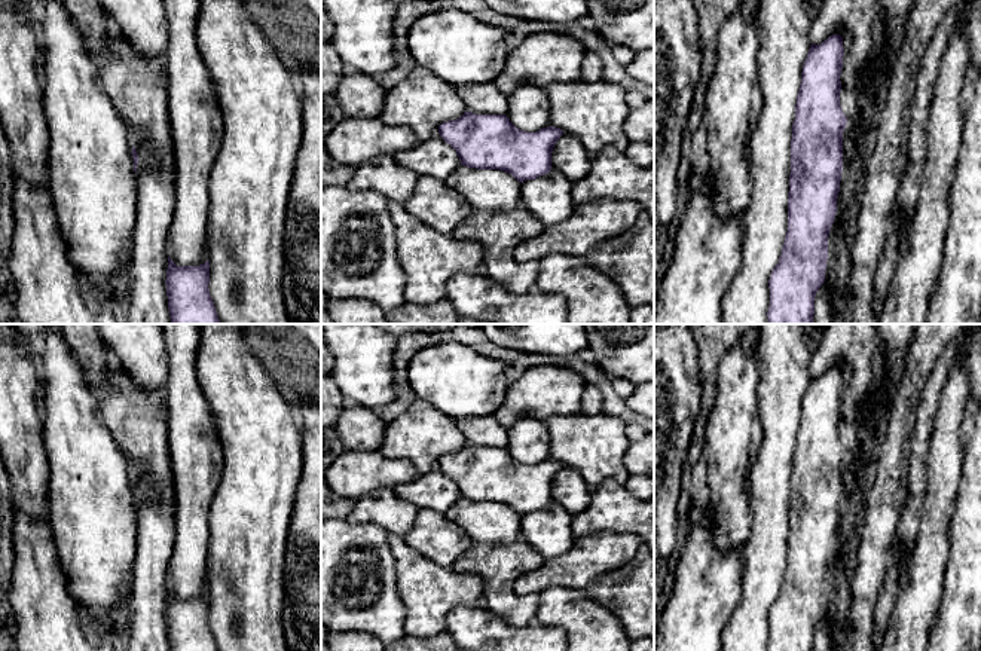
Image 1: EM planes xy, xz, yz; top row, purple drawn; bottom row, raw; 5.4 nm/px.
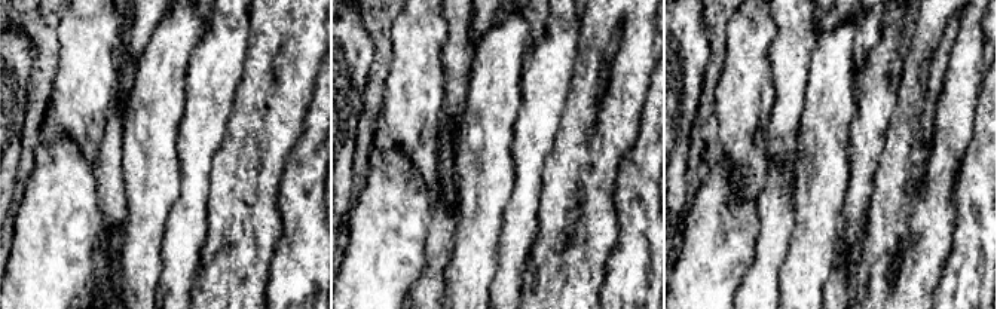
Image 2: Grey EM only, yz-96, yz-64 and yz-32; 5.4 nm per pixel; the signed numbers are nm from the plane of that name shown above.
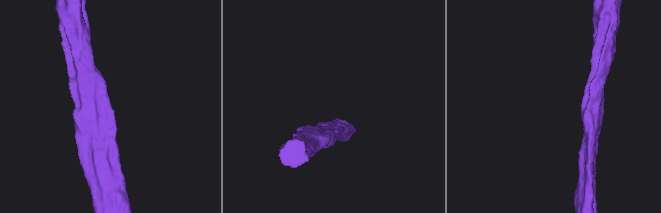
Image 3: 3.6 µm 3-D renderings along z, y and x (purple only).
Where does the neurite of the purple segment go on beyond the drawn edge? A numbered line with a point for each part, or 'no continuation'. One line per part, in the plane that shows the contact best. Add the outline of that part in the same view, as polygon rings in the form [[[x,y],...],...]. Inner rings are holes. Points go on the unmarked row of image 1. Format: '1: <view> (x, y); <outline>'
no continuation

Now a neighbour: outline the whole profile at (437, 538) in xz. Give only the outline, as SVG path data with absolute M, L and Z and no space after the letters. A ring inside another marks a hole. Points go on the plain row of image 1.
M418 508L412 531L404 537L409 547L438 566L449 568L473 547L473 540L443 513Z

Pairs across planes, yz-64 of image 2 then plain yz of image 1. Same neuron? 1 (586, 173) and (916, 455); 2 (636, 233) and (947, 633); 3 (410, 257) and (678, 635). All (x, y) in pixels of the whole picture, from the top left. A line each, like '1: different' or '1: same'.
1: different
2: same
3: same

